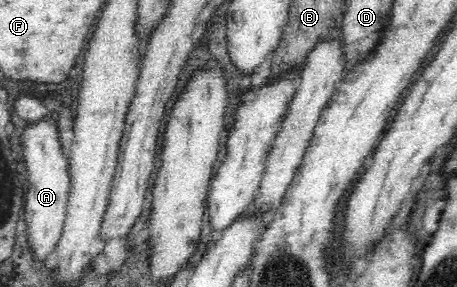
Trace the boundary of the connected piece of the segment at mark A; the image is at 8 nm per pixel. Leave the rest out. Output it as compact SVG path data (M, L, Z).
M55 117L38 124L27 124L21 134L21 146L27 166L26 201L23 206L28 232L28 248L34 260L44 262L52 259L61 238L66 218L67 198L71 189L68 160L57 139L58 124Z

